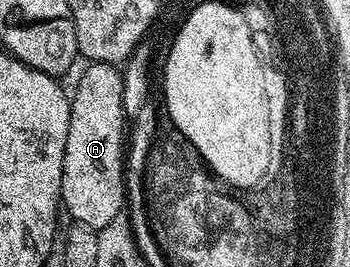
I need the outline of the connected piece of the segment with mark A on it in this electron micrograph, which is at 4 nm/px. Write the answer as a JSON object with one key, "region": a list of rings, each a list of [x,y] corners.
{"region":[[[94,61],[84,67],[86,69],[82,71],[77,86],[71,89],[61,203],[64,212],[69,212],[76,224],[100,231],[126,208],[127,152],[118,144],[127,140],[121,136],[121,125],[127,121],[124,83],[118,66]]]}

